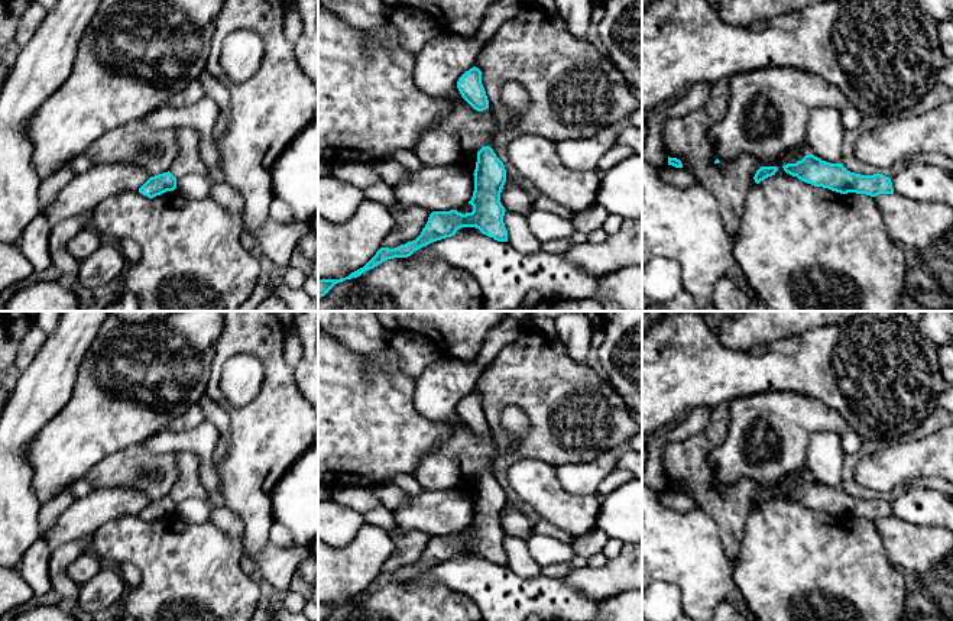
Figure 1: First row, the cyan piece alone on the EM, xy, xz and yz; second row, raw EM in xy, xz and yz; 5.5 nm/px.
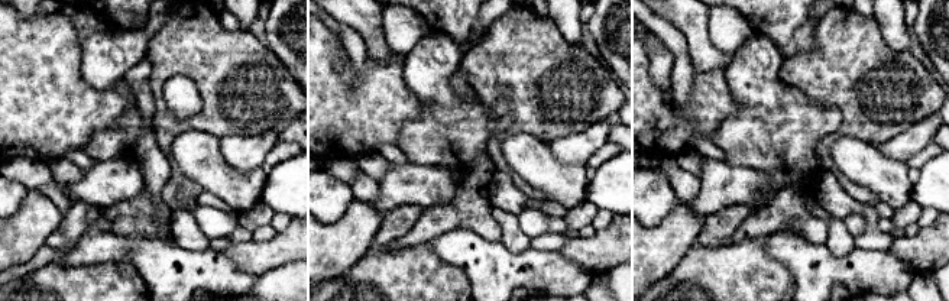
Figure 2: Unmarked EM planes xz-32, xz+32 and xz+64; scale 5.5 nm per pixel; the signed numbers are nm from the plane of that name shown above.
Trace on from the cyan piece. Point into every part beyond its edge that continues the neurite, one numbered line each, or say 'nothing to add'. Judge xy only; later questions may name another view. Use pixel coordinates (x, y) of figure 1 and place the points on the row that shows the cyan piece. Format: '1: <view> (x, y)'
nothing to add

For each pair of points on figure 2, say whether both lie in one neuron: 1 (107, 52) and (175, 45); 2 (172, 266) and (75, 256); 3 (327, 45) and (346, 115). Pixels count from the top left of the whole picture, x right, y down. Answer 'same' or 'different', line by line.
1: different
2: same
3: same

